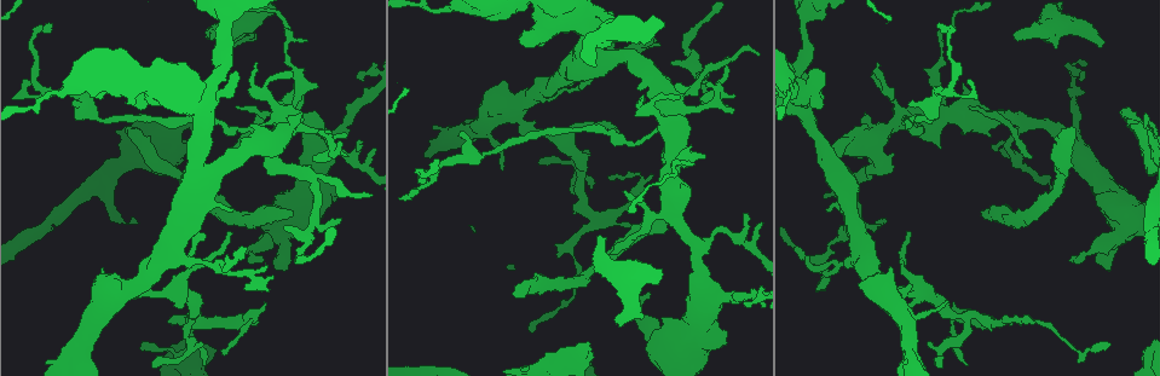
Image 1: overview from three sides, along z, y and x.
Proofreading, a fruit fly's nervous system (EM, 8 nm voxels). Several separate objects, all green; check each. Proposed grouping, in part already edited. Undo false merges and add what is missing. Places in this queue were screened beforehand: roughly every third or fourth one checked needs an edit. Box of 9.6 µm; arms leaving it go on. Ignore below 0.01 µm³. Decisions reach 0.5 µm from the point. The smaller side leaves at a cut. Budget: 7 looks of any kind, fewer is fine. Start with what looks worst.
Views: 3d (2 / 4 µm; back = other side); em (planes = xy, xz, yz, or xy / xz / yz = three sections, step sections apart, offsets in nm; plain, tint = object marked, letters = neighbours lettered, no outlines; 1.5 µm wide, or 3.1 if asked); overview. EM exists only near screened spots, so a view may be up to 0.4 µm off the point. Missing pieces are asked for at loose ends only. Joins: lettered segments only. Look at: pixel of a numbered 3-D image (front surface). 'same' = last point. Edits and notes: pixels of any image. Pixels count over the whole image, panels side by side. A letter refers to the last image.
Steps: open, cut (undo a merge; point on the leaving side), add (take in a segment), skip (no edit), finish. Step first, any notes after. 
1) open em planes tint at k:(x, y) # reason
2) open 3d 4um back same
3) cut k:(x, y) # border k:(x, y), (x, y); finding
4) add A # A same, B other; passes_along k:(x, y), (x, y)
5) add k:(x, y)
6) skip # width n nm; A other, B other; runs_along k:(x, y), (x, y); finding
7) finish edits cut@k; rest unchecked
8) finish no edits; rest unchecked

open em xz step 8 tint at 1:(981, 214) # an open end

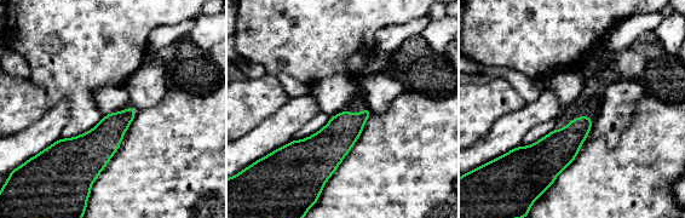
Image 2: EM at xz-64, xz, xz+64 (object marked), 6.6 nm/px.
open em planes letters same

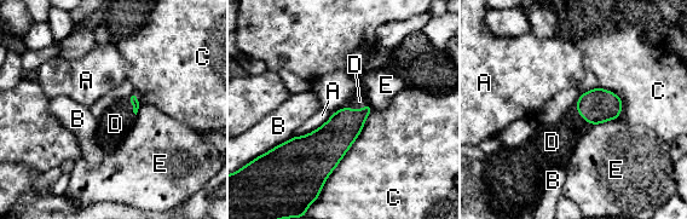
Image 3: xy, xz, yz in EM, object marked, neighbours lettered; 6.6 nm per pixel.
add D # longest_contact C 600 nm; A other, B other, C other, D same, E other; the neuron continues

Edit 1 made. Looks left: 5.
open em planes letters at 1:(1018, 37) # free end

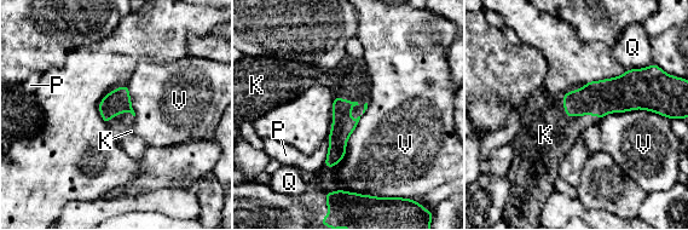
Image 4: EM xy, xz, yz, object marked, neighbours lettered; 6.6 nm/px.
add K # K same, P other, Q other, V other; passes_along 4:(342, 127), (347, 99), (348, 80); the neuron continues

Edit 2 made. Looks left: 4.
open 3d 2um at 1:(619, 326) # free end

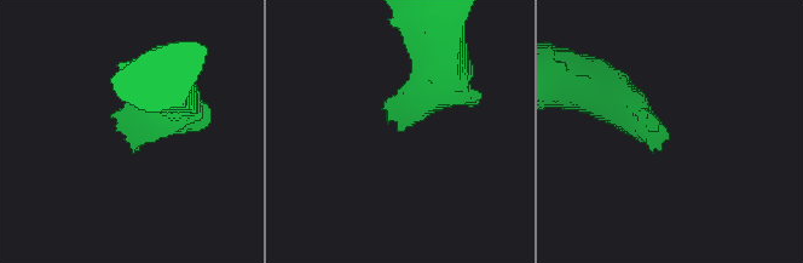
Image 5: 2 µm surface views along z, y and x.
open em xz step 8 tint at 5:(669, 138)

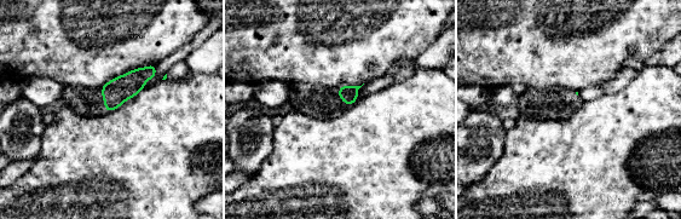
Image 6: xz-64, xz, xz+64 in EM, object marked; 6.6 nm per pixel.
open em planes letters same # cut it another way

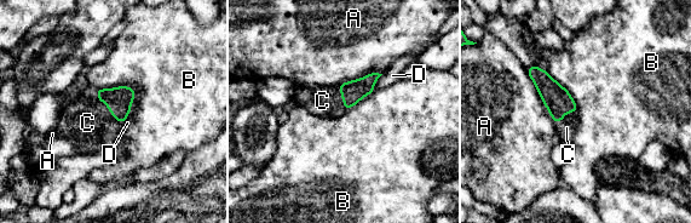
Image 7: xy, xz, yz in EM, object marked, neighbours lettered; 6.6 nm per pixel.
add C # A other, B other, C same, D other; passes_along 7:(119, 99), (105, 104), (87, 123); the neuron continues

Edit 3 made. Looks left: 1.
finish edits add@3, add@4, add@7; rest unchecked

